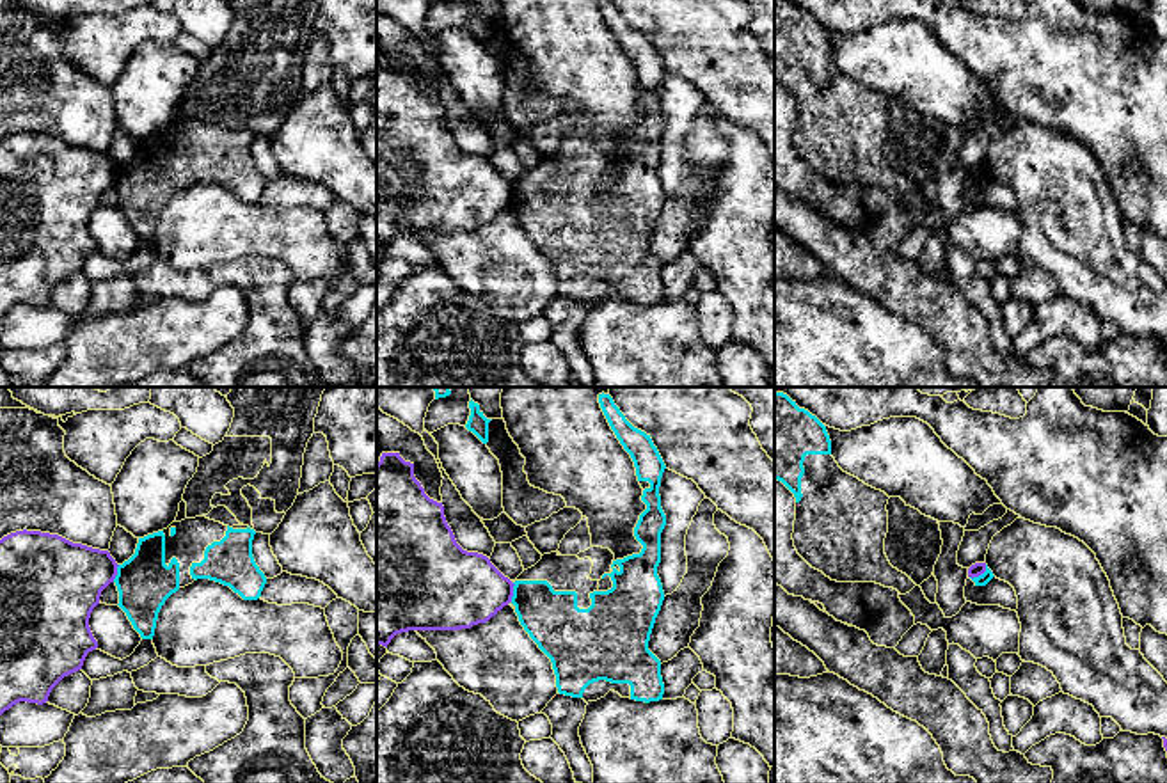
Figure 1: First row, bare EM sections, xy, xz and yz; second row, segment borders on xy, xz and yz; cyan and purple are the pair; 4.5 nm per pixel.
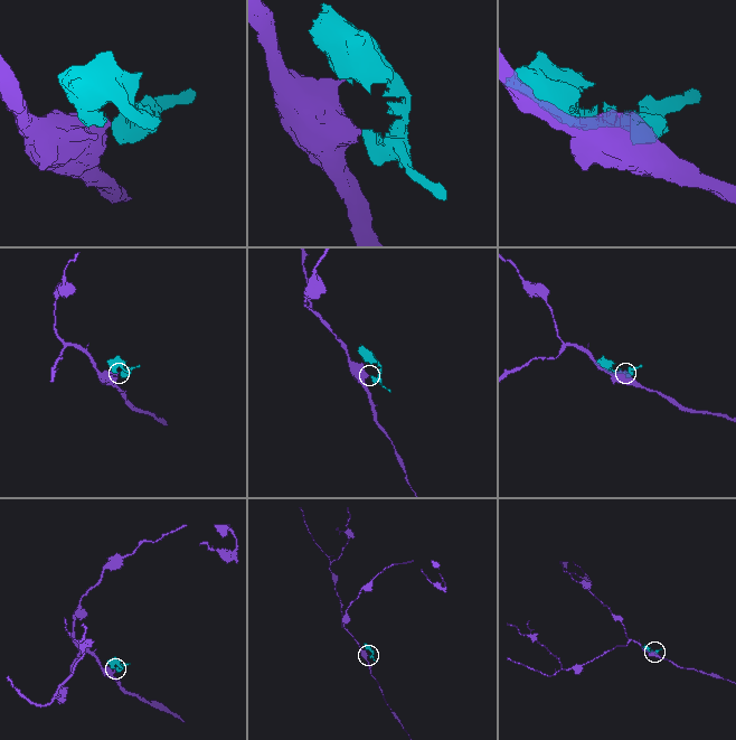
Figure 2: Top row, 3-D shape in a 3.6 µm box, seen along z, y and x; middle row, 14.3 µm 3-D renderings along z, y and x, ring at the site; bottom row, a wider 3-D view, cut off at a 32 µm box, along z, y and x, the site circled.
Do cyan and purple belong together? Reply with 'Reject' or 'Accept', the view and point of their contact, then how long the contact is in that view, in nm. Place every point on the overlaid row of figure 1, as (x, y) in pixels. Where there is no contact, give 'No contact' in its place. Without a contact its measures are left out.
Reject. Touches cyan at yz (979, 576). Shared border 100 nm

